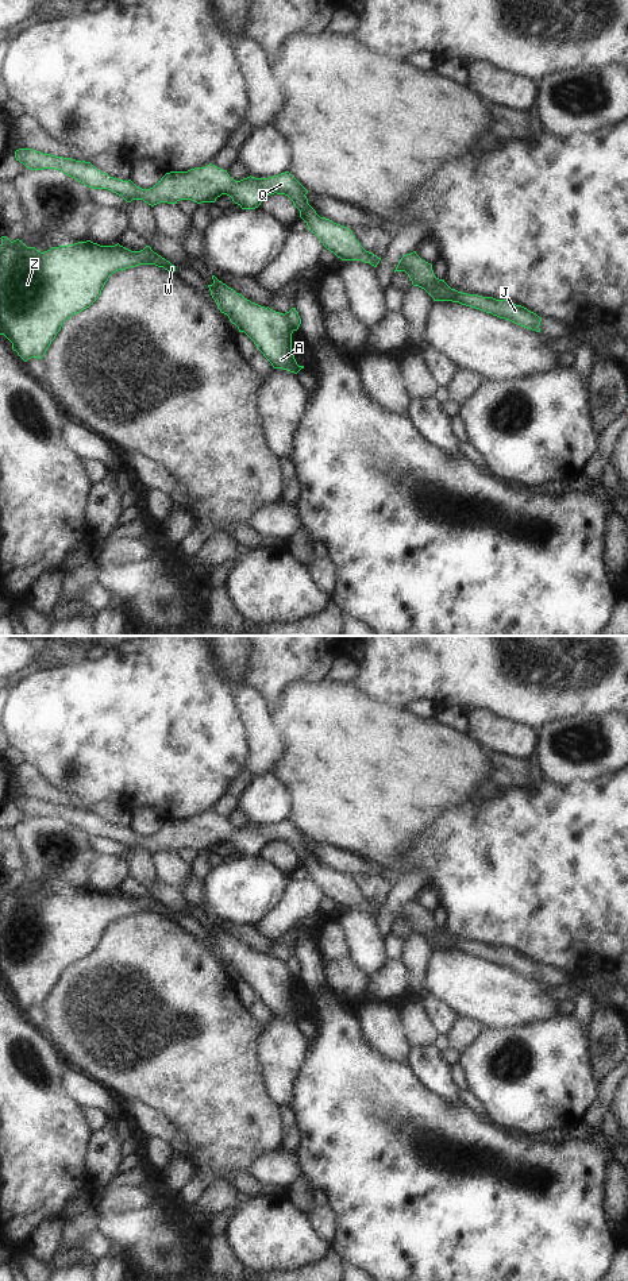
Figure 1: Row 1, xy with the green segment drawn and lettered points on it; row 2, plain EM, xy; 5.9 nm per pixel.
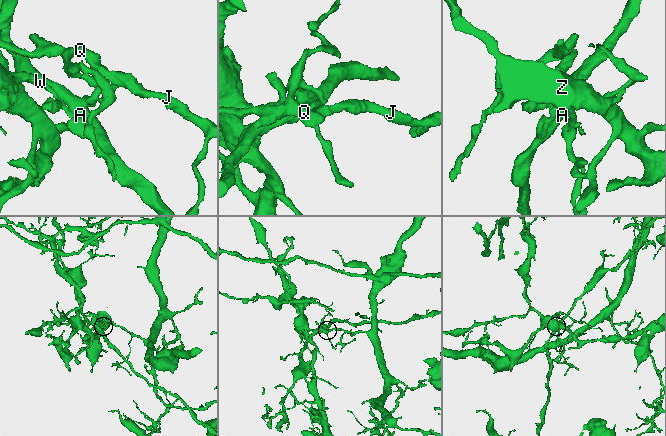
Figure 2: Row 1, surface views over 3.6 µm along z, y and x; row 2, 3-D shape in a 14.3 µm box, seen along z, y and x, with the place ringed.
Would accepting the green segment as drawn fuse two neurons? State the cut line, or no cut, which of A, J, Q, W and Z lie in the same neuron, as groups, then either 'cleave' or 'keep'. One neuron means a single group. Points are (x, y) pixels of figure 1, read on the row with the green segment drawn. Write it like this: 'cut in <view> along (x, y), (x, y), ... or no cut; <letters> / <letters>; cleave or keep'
cut in xy along (284, 315), (292, 331); A W Z / J Q; cleave

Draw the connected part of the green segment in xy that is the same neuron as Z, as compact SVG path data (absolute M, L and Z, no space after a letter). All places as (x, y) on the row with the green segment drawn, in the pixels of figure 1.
M0 239L0 335L12 343L12 350L24 362L31 358L42 359L62 324L89 308L113 273L139 265L155 265L176 271L176 266L154 252L150 246L131 251L119 243L100 246L86 240L41 252L19 239Z

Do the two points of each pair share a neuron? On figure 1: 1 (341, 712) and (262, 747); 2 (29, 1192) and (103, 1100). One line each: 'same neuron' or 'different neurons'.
1: different neurons
2: different neurons

